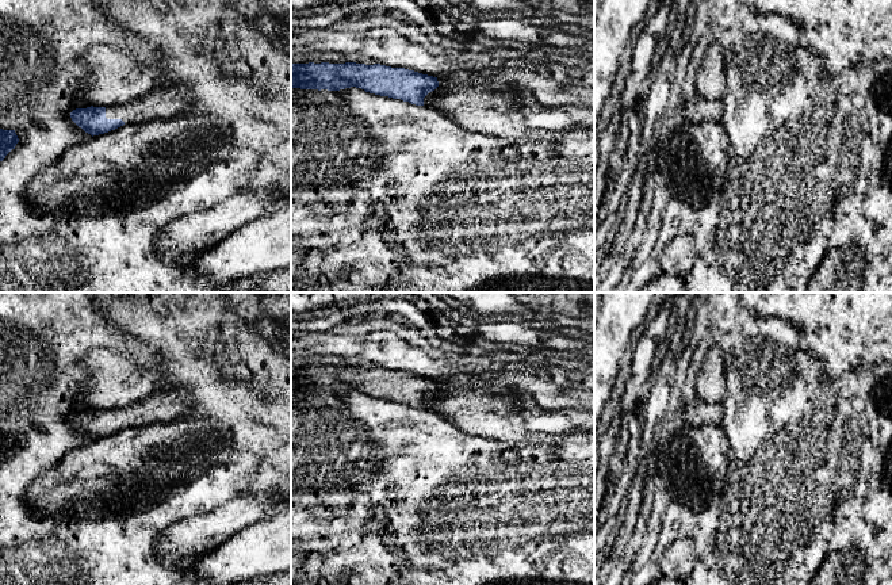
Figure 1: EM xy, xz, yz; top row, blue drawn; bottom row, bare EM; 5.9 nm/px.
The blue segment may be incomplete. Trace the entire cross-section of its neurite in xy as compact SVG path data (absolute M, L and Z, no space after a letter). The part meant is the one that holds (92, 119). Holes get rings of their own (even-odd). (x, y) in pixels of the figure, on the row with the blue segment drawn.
M168 83L127 103L76 108L70 112L70 118L79 127L93 137L123 125L169 119L188 112L189 104L183 84Z

